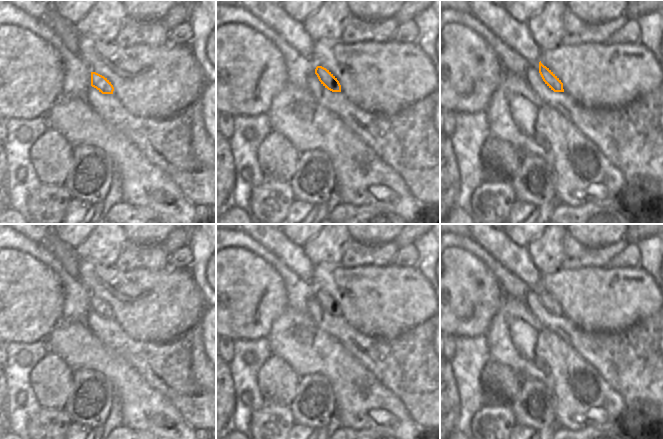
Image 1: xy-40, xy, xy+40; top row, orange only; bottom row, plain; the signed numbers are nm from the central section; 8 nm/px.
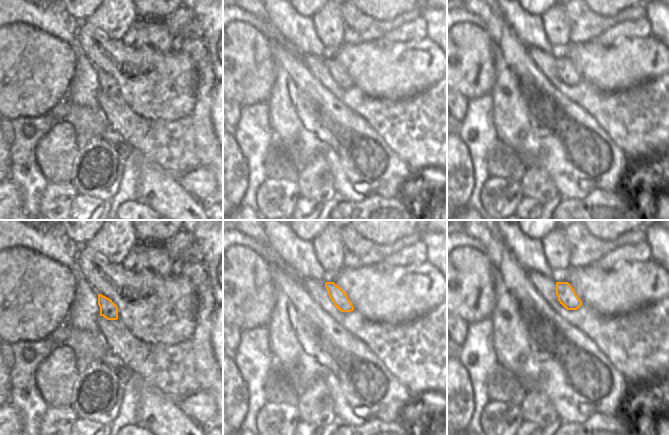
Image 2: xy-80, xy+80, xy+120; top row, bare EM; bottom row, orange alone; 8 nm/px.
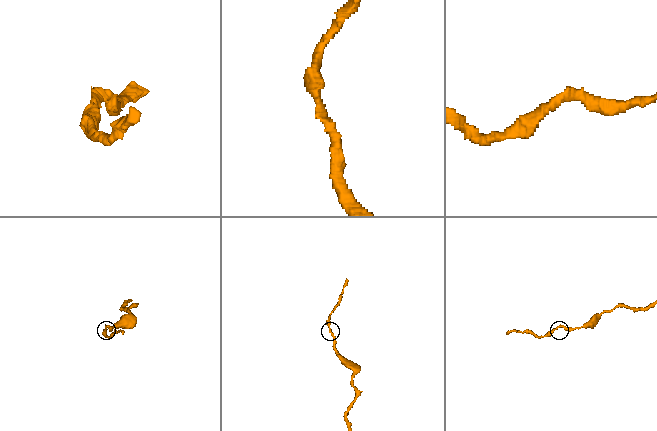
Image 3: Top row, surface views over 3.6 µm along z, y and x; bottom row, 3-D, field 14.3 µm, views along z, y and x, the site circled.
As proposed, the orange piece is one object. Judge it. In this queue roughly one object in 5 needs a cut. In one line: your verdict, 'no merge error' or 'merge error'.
no merge error

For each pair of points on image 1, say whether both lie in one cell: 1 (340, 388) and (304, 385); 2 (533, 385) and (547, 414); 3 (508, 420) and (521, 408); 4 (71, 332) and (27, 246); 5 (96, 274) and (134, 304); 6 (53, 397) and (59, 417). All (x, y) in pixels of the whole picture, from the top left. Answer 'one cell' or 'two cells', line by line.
1: two cells
2: one cell
3: two cells
4: two cells
5: one cell
6: two cells

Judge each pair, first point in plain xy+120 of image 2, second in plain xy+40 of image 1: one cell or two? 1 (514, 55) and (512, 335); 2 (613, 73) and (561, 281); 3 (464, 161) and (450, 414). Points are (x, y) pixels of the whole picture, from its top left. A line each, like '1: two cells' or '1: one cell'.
1: one cell
2: one cell
3: one cell

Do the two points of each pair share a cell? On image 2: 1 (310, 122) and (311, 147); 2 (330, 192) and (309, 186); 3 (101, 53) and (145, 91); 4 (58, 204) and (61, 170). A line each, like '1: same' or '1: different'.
1: same
2: same
3: same
4: different

